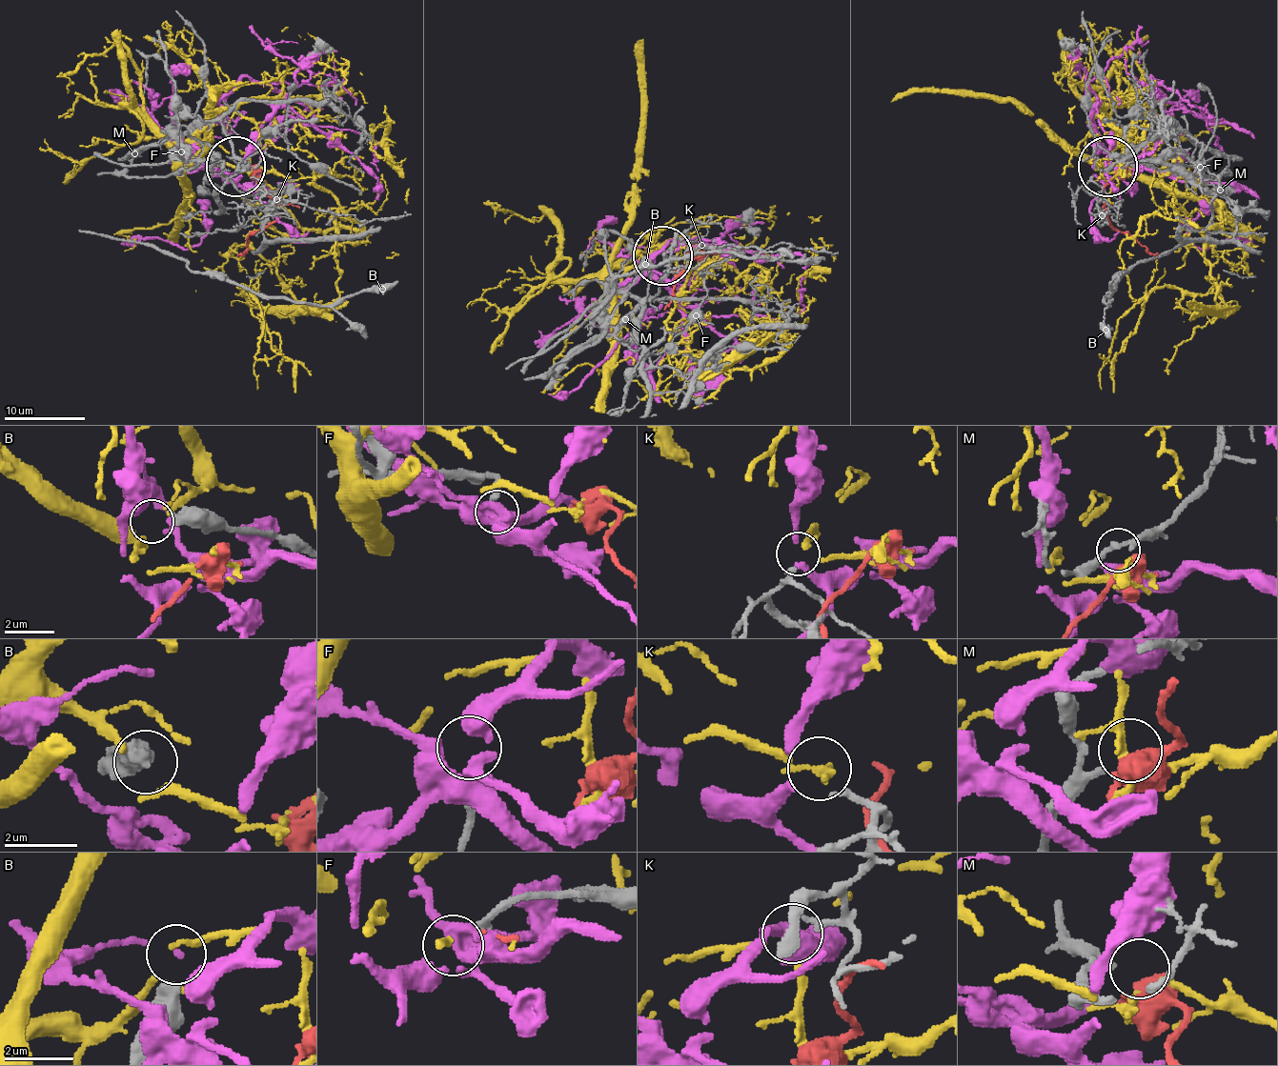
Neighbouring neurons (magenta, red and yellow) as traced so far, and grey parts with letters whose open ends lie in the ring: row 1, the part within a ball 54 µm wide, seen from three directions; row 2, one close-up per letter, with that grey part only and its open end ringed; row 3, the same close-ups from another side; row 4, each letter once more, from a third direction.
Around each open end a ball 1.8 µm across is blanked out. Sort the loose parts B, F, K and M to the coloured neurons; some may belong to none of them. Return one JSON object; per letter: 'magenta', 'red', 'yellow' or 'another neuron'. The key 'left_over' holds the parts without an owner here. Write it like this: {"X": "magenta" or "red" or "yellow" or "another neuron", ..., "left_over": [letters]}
{"B": "another neuron", "F": "another neuron", "K": "yellow", "M": "red", "left_over": ["B", "F"]}

